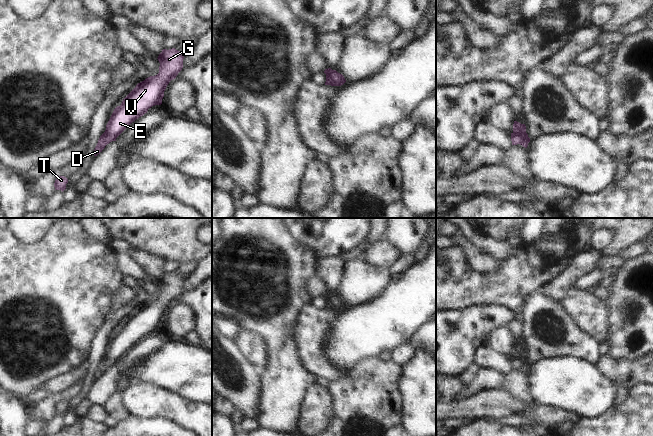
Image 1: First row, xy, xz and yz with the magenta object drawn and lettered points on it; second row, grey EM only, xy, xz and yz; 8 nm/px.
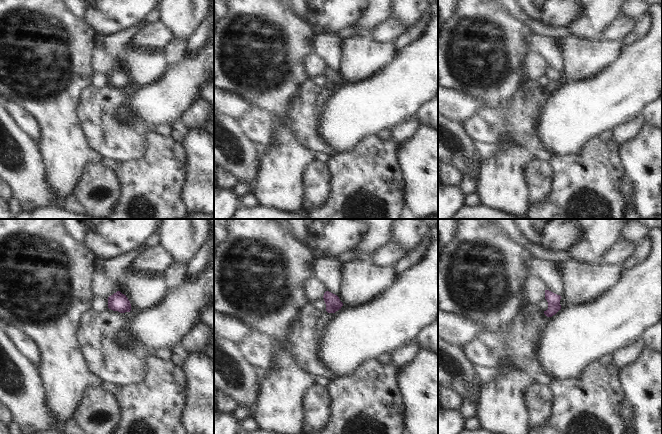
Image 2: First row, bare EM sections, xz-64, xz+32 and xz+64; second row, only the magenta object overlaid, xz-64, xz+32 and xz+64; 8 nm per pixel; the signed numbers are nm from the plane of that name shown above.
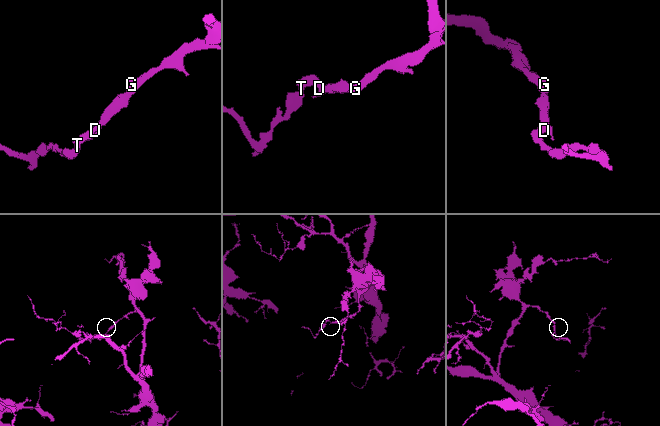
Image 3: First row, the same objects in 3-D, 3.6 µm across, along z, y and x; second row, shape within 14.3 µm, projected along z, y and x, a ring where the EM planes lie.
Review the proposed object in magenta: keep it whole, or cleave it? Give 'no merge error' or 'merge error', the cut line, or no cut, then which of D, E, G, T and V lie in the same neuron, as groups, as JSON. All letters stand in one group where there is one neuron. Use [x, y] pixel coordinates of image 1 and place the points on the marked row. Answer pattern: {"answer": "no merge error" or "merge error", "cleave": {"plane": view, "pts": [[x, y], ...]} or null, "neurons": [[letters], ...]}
{"answer": "no merge error", "cleave": null, "neurons": [["D", "E", "G", "T", "V"]]}

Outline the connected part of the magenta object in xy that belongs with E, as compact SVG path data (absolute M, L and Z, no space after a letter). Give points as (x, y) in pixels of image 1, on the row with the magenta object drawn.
M175 48L162 50L157 58L160 63L159 73L138 83L123 99L121 105L114 109L106 130L94 149L94 156L100 154L107 144L116 141L116 138L132 122L147 113L149 108L162 104L167 85L183 68L185 54L186 52L180 52Z

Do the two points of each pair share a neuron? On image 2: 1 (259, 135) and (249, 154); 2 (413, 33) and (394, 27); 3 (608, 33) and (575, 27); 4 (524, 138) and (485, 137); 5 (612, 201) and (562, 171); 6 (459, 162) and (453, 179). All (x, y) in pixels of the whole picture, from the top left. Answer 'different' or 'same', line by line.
1: different
2: different
3: different
4: same
5: same
6: different

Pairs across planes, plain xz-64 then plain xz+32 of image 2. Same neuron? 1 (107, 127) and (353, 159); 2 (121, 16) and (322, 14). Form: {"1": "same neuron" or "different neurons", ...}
{"1": "different neurons", "2": "same neuron"}

